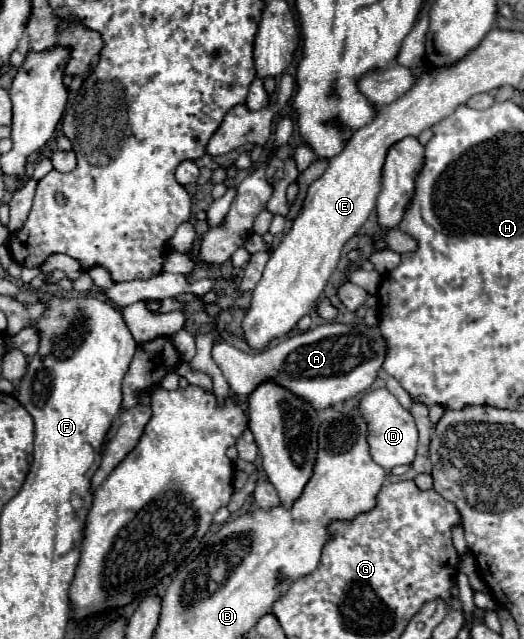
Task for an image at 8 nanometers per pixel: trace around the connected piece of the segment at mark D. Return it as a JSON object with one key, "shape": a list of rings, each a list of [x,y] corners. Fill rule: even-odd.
{"shape":[[[383,389],[369,391],[367,395],[361,397],[357,411],[363,419],[367,419],[367,429],[369,429],[367,441],[369,441],[369,451],[375,463],[379,463],[387,471],[391,471],[395,465],[413,463],[415,449],[417,449],[417,427],[413,423],[411,413],[399,405],[395,395]]]}

